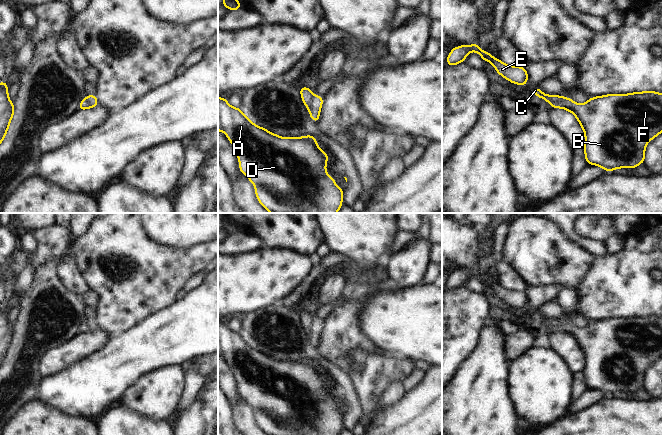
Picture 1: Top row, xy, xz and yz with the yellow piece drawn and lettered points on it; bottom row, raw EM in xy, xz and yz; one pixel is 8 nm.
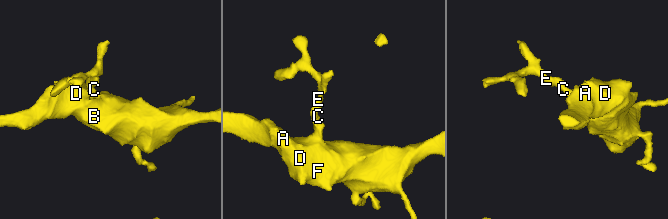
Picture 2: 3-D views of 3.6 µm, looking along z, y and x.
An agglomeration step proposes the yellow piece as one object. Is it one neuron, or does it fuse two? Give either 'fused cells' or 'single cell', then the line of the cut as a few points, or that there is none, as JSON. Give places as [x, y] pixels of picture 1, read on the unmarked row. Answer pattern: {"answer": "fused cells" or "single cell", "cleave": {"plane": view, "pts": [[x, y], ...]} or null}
{"answer": "single cell", "cleave": null}

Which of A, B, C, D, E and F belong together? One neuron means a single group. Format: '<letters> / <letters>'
A B C D E F

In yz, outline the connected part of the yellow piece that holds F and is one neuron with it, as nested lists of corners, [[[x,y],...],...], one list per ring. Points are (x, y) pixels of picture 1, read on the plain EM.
[[[539,311],[533,317],[545,323],[552,332],[563,332],[575,339],[585,357],[585,383],[587,388],[598,389],[603,394],[636,392],[644,387],[645,371],[662,356],[662,317],[655,315],[630,318],[608,318],[589,322],[584,328],[557,319],[546,319]]]

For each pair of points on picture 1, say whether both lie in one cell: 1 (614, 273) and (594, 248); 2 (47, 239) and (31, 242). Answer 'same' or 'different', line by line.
1: different
2: different

